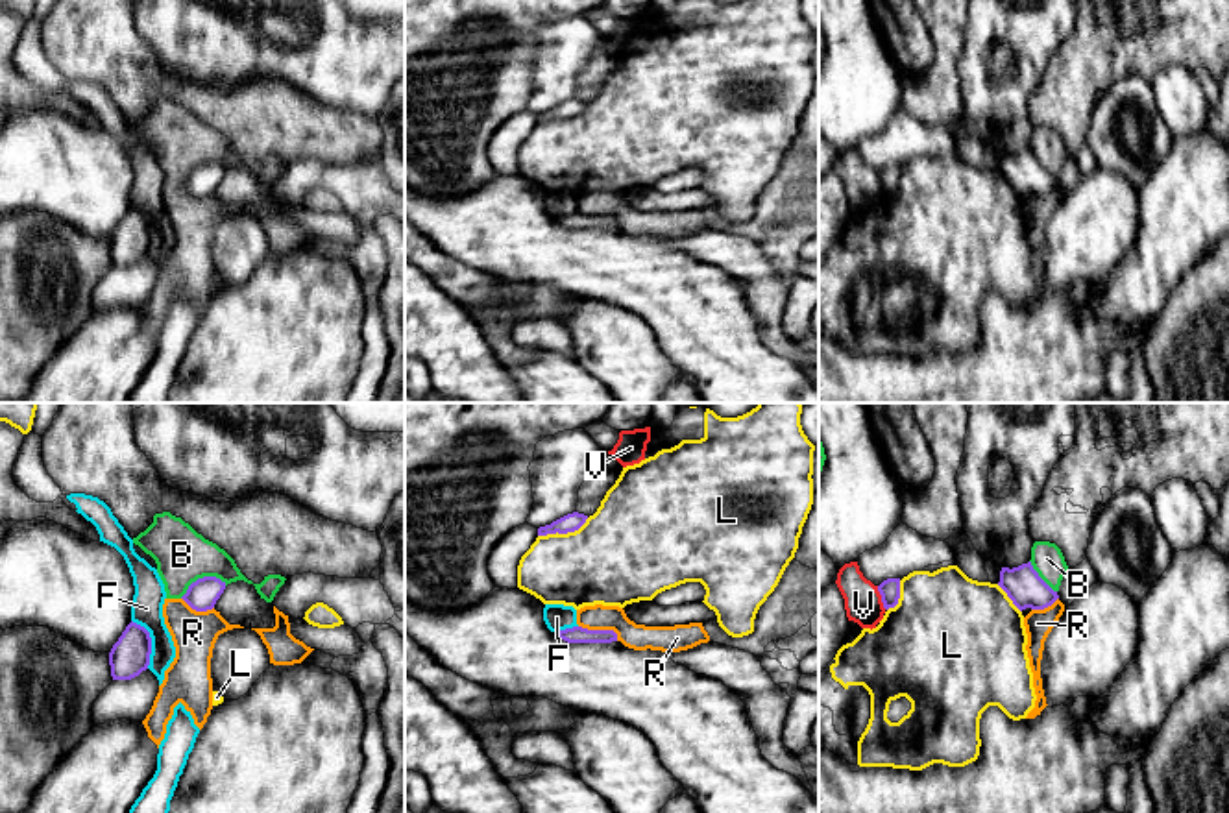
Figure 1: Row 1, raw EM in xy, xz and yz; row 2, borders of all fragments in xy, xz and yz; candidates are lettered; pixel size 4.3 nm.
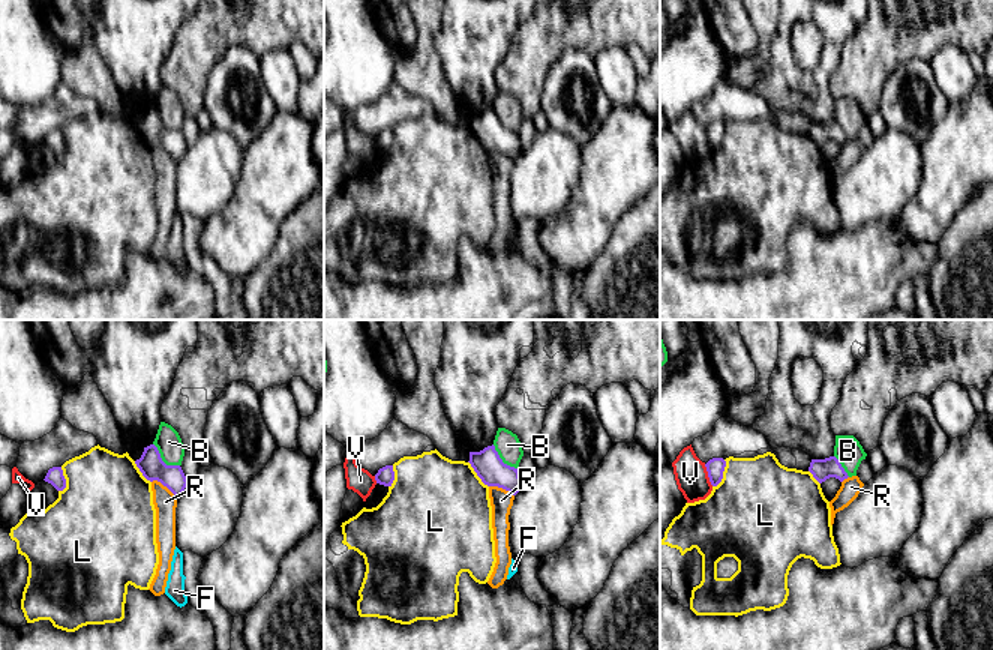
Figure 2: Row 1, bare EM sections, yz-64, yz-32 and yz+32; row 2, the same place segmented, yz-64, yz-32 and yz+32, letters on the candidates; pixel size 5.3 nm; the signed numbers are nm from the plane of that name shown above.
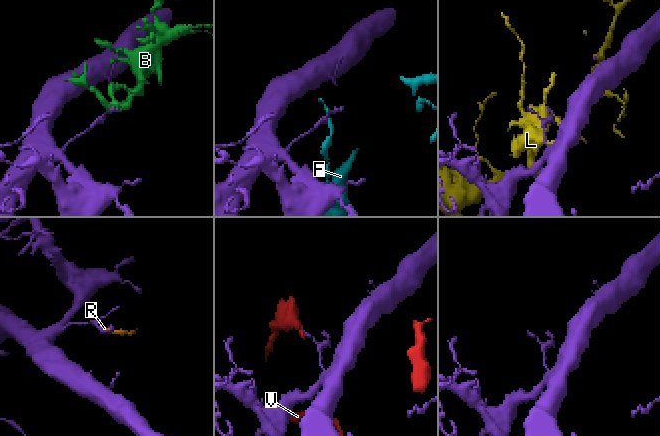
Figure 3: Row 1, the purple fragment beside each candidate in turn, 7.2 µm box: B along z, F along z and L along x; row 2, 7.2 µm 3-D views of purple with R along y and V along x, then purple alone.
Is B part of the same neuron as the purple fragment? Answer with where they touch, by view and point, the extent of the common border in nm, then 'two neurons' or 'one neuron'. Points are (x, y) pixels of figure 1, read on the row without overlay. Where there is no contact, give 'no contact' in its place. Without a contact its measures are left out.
contact xy (204, 163); length 220 nm; two neurons

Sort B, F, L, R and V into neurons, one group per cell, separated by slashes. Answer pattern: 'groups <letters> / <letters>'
groups B R / F / L / V

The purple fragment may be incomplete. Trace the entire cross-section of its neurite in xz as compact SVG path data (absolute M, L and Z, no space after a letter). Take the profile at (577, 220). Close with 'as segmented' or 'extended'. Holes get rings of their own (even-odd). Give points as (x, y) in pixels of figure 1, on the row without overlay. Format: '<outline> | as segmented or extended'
M573 212L573 214L554 218L554 222L567 229L612 229L612 227L617 227L617 220L614 216L588 216L582 212Z | as segmented

